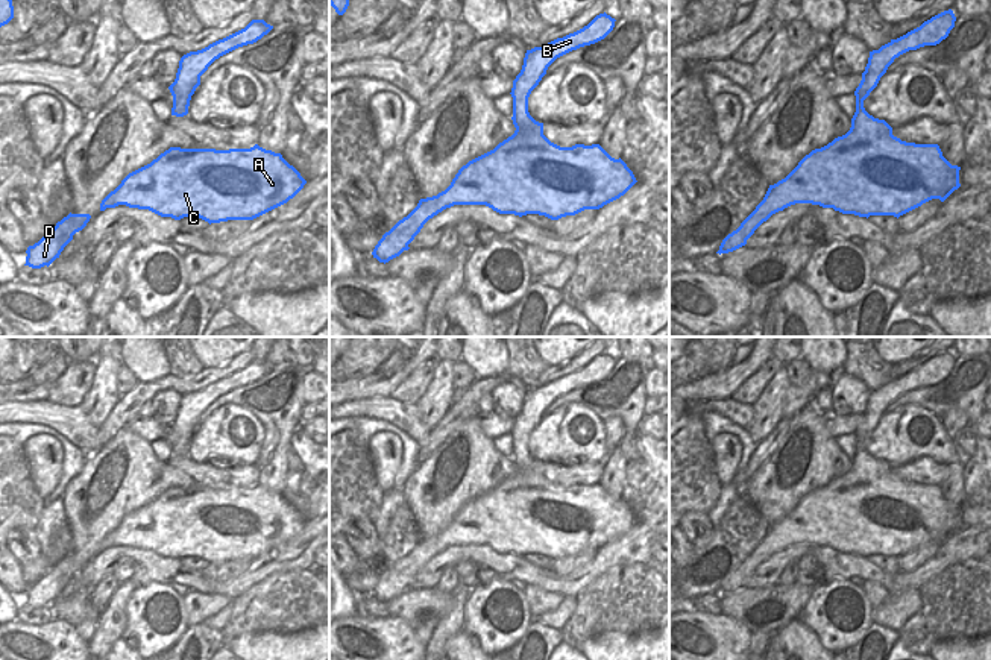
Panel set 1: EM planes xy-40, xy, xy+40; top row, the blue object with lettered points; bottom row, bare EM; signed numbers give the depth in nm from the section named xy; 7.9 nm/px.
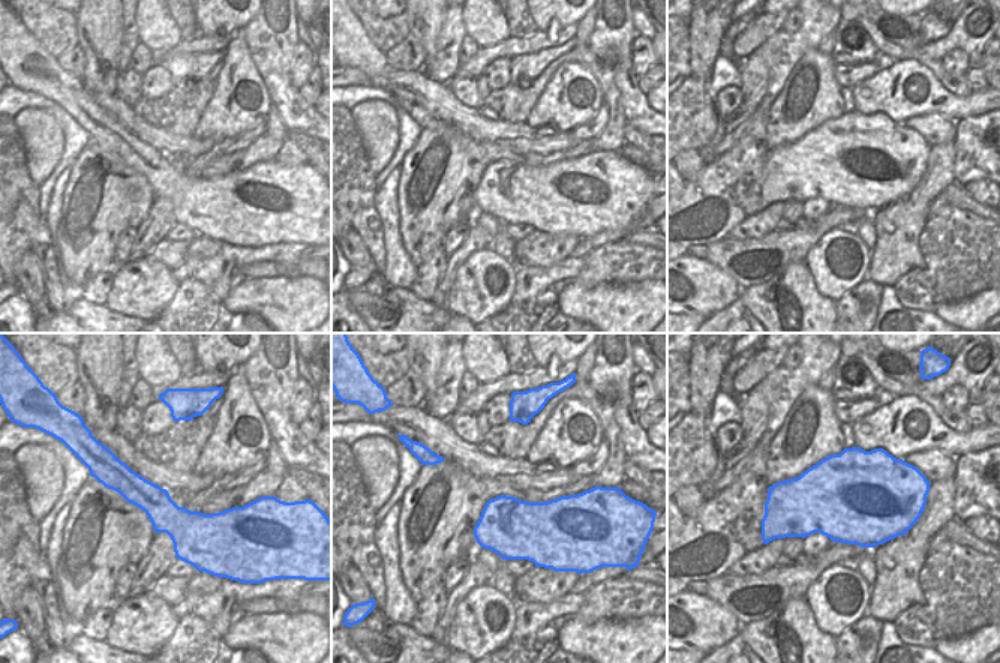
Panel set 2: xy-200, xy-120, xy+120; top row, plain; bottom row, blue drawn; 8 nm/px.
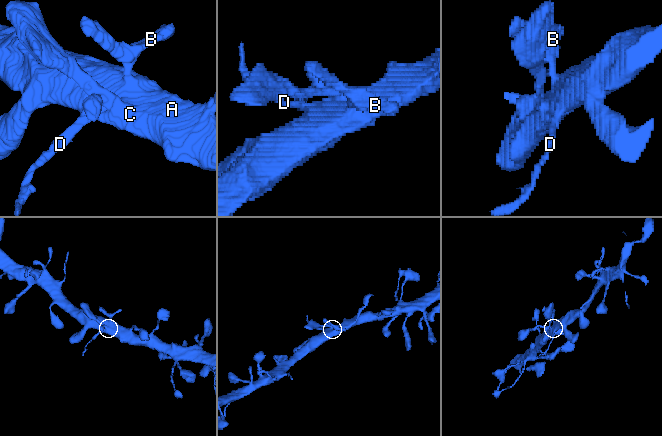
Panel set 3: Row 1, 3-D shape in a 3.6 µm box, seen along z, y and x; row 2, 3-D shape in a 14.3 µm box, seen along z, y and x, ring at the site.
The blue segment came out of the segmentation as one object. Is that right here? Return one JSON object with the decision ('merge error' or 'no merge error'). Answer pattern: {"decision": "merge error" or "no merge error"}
{"decision": "no merge error"}

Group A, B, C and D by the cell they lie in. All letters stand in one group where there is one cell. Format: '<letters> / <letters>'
A B C D

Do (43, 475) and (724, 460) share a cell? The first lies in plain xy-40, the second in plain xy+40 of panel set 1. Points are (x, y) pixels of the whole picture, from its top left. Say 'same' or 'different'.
same

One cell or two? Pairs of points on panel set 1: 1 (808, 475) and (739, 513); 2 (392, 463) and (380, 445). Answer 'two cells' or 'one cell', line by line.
1: two cells
2: one cell

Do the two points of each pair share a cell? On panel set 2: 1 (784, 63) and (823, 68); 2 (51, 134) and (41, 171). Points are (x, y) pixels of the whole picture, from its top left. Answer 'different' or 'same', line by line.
1: different
2: same

